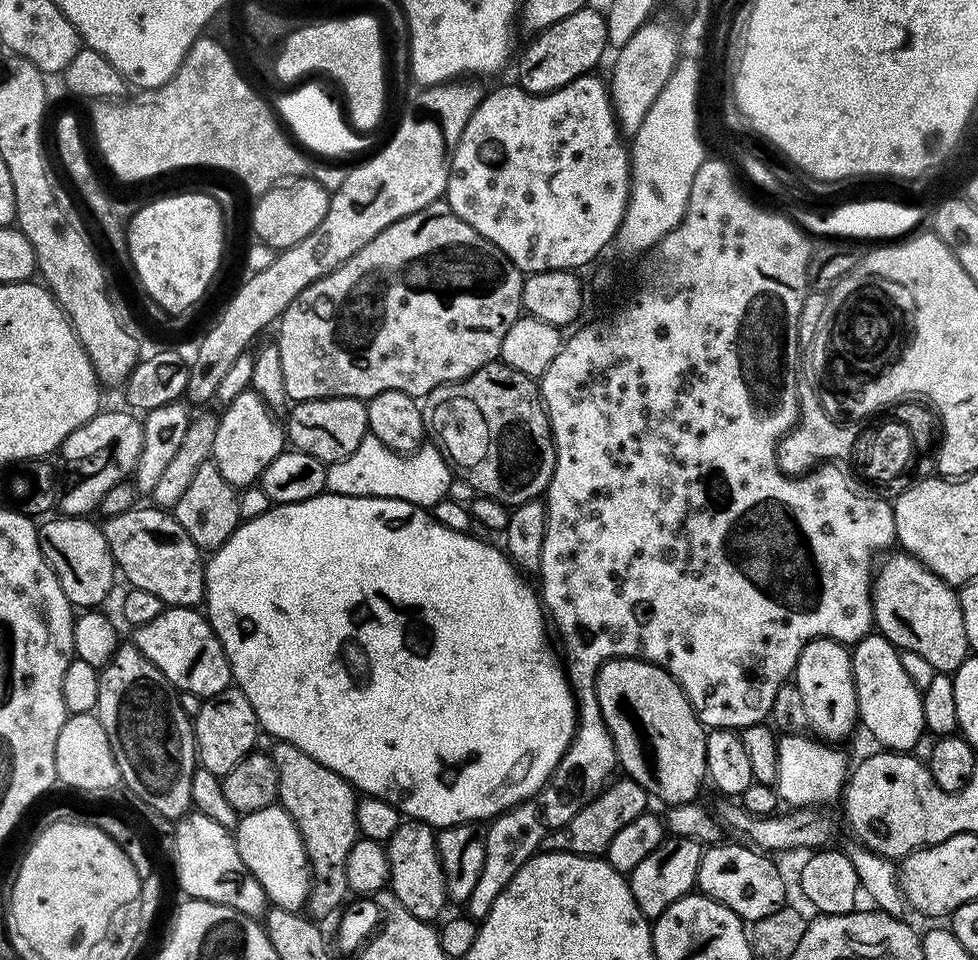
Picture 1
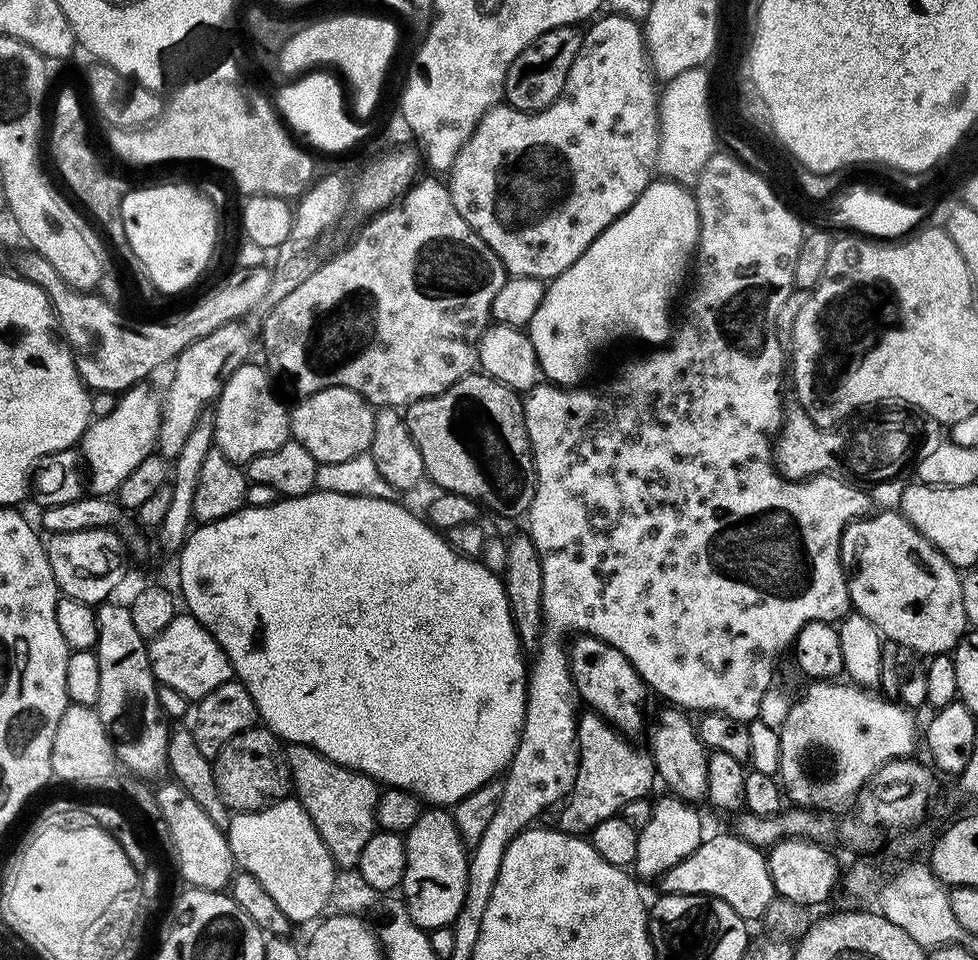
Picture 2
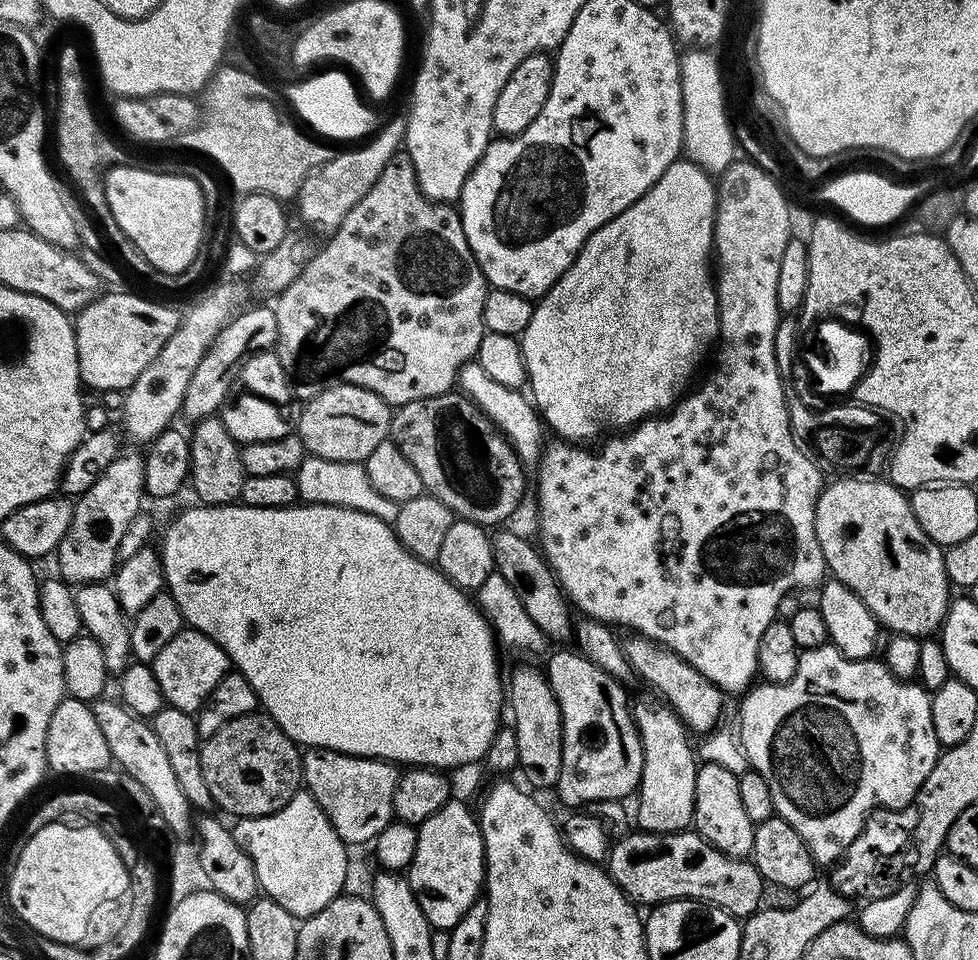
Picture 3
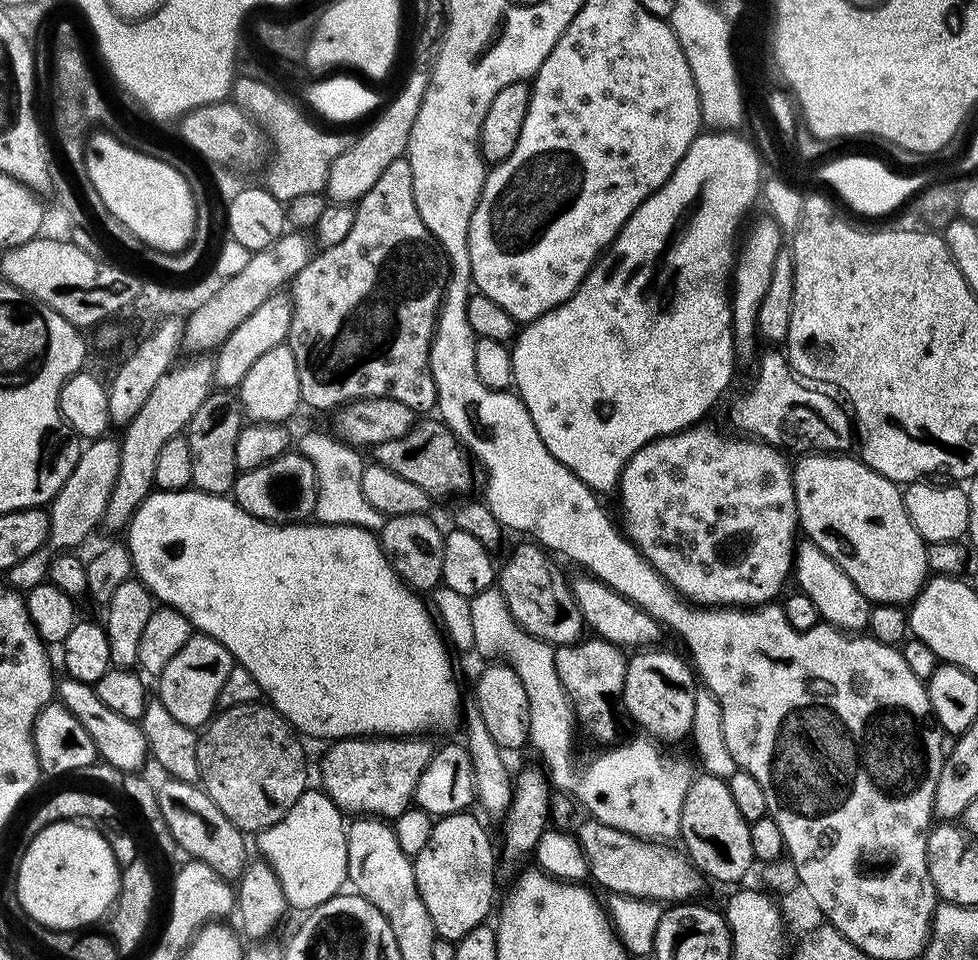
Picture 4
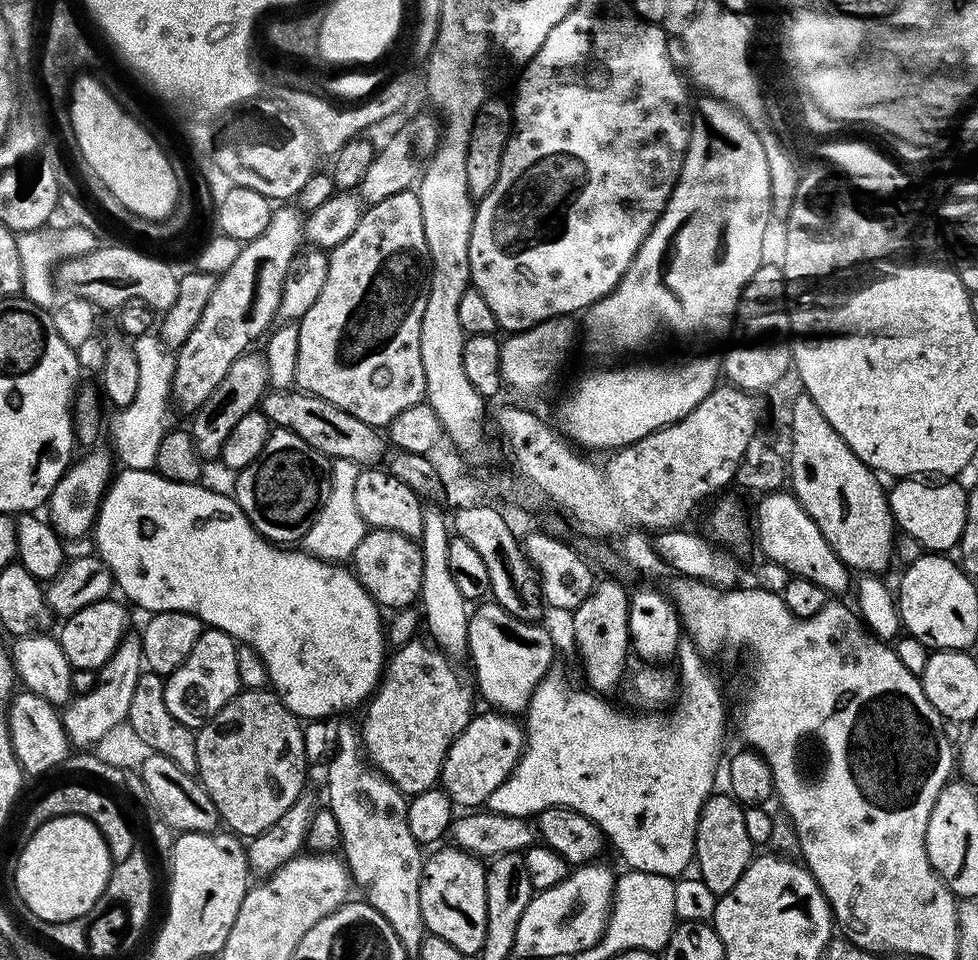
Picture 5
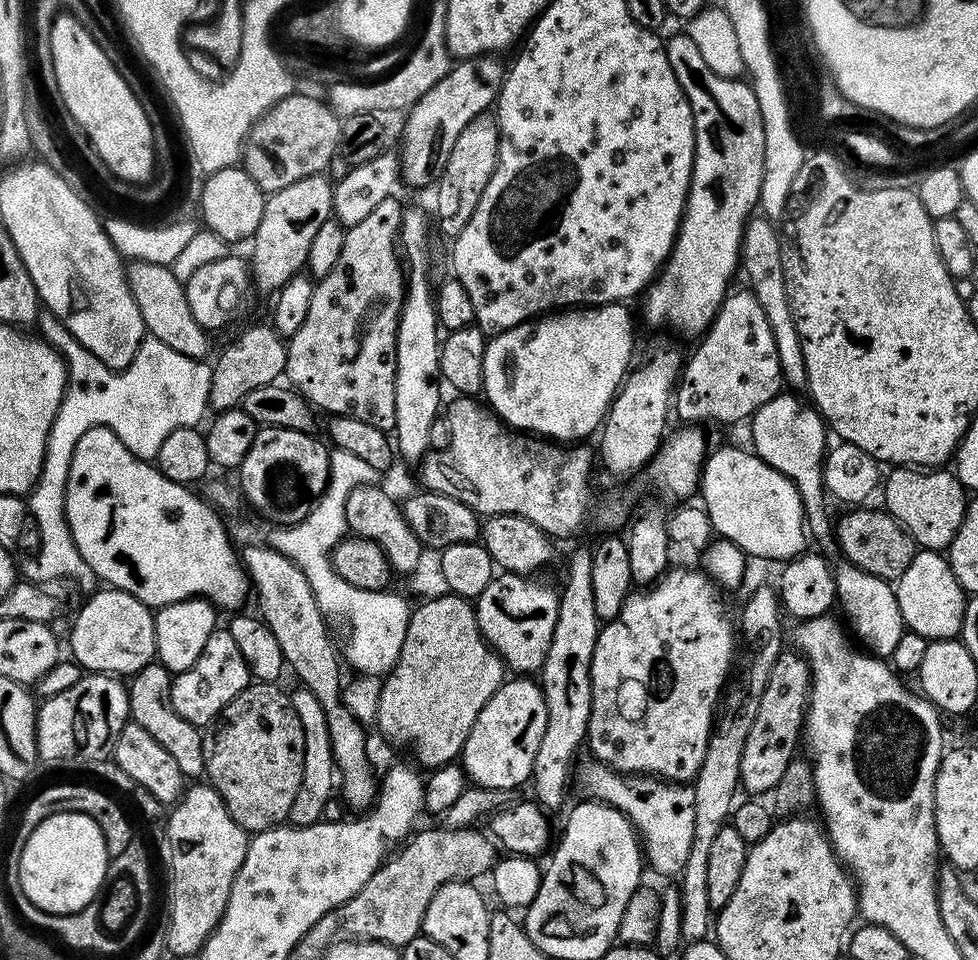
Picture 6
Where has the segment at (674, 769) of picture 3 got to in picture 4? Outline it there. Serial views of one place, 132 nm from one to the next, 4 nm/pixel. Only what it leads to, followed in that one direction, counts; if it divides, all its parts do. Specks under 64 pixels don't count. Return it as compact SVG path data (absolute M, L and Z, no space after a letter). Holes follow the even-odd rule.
M649 646L627 657L626 678L618 697L629 718L657 742L685 739L691 733L698 687L691 663L664 647Z

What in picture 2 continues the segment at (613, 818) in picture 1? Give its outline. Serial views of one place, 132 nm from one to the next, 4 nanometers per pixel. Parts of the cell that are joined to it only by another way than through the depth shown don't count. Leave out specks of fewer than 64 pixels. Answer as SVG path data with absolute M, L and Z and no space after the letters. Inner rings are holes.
M588 710L576 721L576 737L580 743L580 761L578 778L570 794L564 797L555 813L555 827L571 836L590 834L598 822L623 813L626 802L645 799L649 795L652 783L657 783L656 764L651 755L632 745L633 741L613 728L603 716Z

